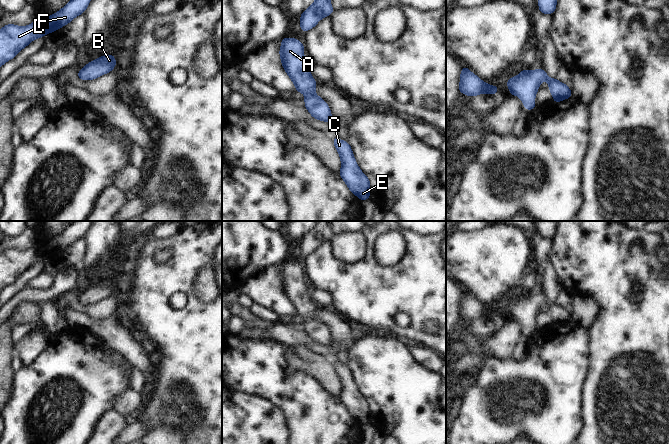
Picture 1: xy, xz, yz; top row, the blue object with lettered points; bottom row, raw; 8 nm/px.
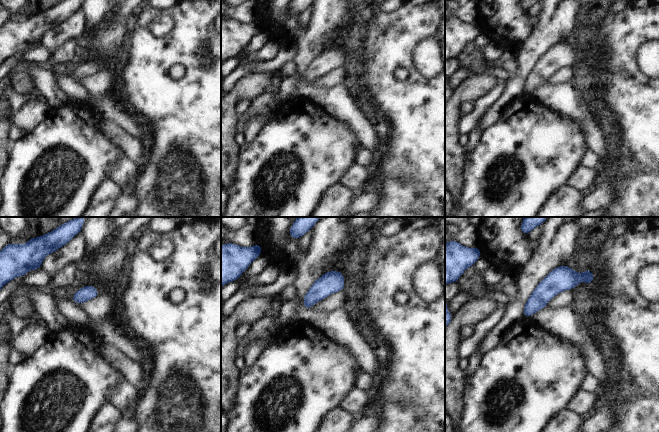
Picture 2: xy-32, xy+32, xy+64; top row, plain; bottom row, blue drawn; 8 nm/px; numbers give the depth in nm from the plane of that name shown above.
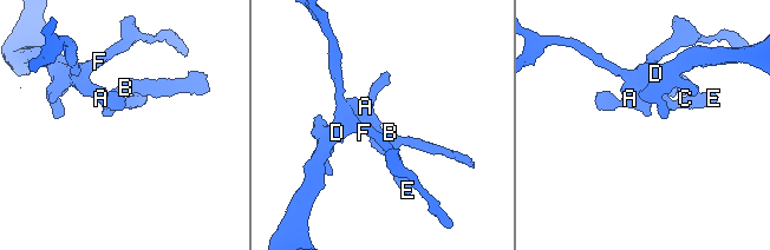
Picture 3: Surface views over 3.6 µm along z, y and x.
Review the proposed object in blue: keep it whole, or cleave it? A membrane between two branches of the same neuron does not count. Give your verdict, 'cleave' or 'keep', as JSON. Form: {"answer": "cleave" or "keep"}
{"answer": "keep"}

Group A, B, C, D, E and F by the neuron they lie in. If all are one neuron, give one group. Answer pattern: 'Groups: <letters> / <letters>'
Groups: A B C D E F.

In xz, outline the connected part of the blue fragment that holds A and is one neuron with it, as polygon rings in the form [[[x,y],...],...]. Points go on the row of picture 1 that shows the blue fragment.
[[[282,38],[279,50],[283,69],[295,85],[296,91],[305,94],[305,108],[314,119],[332,121],[327,102],[315,93],[316,80],[306,67],[304,45],[295,38]]]

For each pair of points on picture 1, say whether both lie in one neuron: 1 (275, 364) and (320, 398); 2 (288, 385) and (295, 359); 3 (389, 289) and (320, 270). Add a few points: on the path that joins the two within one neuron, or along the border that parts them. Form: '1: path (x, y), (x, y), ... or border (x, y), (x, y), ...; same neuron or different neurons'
1: path (276, 378), (291, 393), (301, 398), (306, 398); same neuron
2: border (283, 352), (286, 375), (303, 370), (314, 378); different neurons
3: path (372, 289), (357, 289), (337, 277); same neuron

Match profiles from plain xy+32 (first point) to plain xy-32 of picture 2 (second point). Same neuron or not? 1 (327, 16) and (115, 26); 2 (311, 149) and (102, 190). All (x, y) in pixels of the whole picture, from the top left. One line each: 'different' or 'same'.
1: different
2: different

